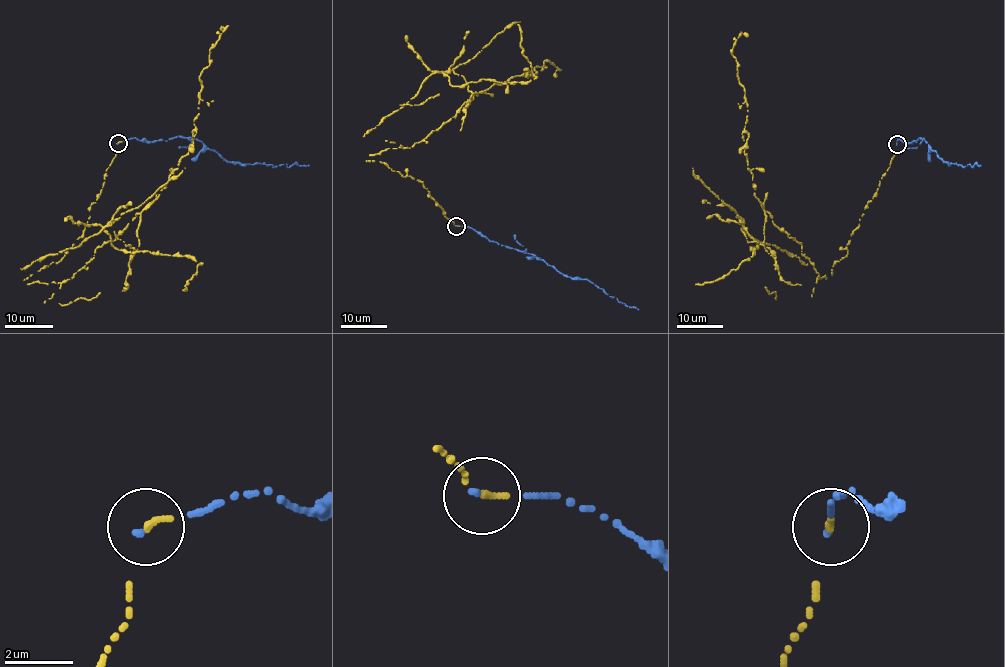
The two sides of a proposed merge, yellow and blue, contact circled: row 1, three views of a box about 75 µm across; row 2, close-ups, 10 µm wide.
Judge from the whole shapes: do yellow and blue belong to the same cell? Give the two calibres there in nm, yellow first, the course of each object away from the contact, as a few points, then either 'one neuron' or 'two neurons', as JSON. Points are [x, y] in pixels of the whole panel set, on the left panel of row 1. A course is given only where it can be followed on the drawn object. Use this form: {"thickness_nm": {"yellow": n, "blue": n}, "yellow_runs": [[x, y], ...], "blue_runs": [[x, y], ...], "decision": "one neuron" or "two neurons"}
{"thickness_nm": {"yellow": 180, "blue": 130}, "yellow_runs": [[118, 142], [82, 236], [29, 283], [72, 278], [157, 196], [189, 152], [199, 75], [221, 29]], "blue_runs": [[118, 144], [133, 138], [167, 141], [177, 136], [195, 138], [225, 160], [241, 165], [309, 165]], "decision": "two neurons"}

